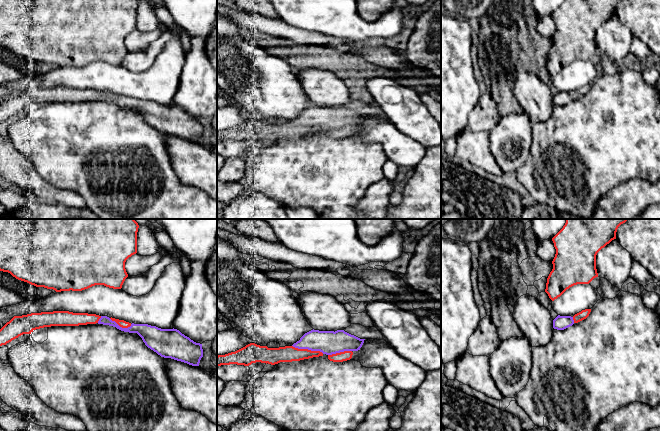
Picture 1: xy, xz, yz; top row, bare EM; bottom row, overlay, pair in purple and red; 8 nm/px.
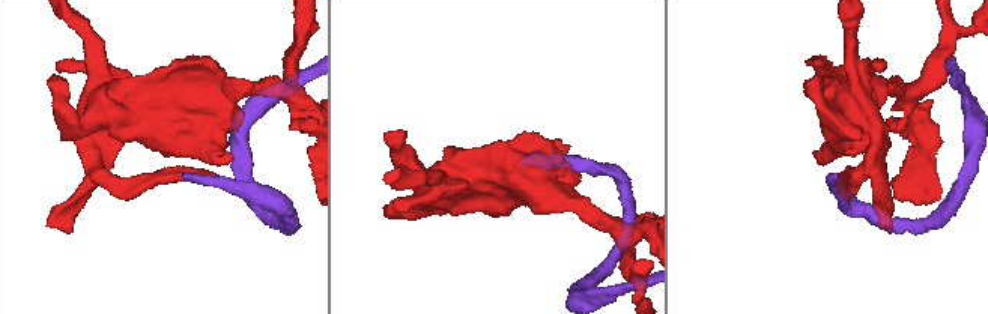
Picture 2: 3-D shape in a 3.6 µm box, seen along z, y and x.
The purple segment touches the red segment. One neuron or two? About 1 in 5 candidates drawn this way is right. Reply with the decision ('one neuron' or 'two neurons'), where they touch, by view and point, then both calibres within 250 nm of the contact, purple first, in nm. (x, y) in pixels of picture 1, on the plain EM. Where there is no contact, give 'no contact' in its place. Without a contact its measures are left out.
one neuron | xz (308, 125) | 190/130 nm

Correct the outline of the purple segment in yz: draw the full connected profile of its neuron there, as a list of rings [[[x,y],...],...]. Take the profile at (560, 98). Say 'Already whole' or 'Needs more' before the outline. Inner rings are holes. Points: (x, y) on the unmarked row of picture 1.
Needs more. [[[585,85],[577,90],[575,90],[573,93],[558,91],[553,96],[553,104],[557,105],[557,106],[564,106],[564,105],[572,102],[574,99],[578,99],[578,98],[586,95],[589,92],[590,88],[591,88],[591,85]]]

